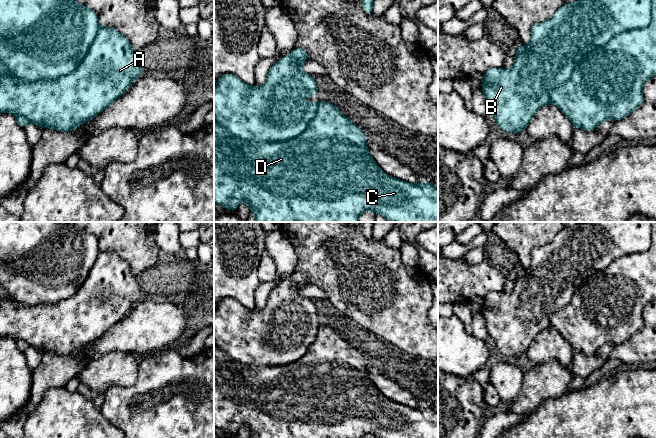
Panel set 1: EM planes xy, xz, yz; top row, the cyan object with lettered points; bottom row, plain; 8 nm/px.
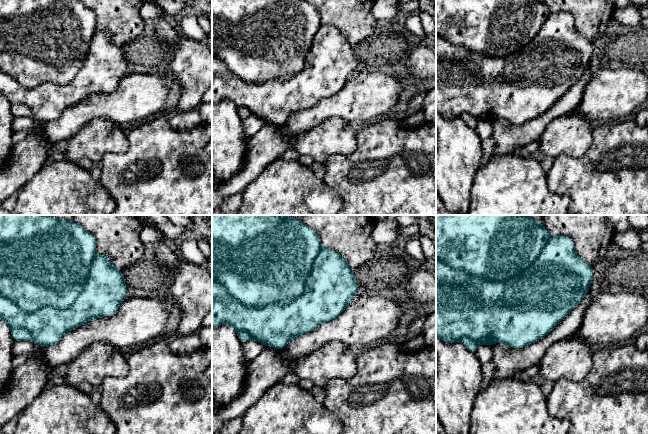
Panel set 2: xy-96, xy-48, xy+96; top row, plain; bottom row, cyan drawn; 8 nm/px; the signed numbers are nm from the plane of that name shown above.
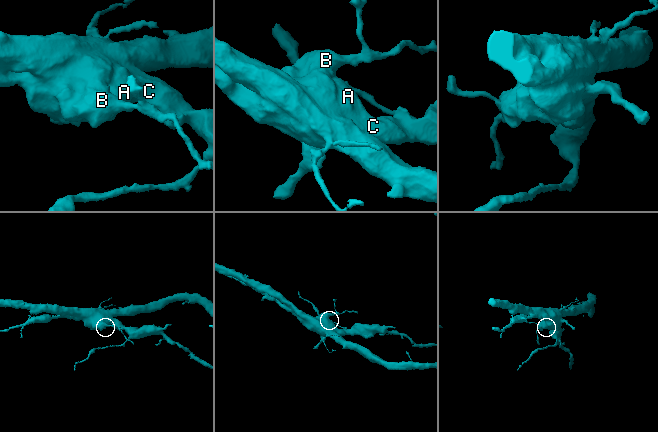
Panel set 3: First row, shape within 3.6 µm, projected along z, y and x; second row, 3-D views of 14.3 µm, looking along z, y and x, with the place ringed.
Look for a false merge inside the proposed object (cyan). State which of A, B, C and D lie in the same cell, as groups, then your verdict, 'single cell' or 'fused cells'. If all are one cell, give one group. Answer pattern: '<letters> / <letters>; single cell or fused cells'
A C D / B; fused cells

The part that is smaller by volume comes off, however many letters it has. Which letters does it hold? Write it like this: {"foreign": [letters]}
{"foreign": ["A", "C", "D"]}

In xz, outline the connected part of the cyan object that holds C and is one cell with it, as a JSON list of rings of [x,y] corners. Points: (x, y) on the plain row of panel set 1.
[[[328,325],[318,328],[316,339],[309,347],[306,354],[298,360],[282,366],[256,366],[241,364],[233,360],[226,352],[214,343],[214,426],[223,430],[228,435],[237,433],[241,426],[249,428],[253,438],[362,438],[373,435],[375,438],[438,438],[438,411],[431,406],[423,405],[419,408],[410,408],[394,402],[383,396],[369,378],[366,369],[365,357],[349,342],[341,337]]]

